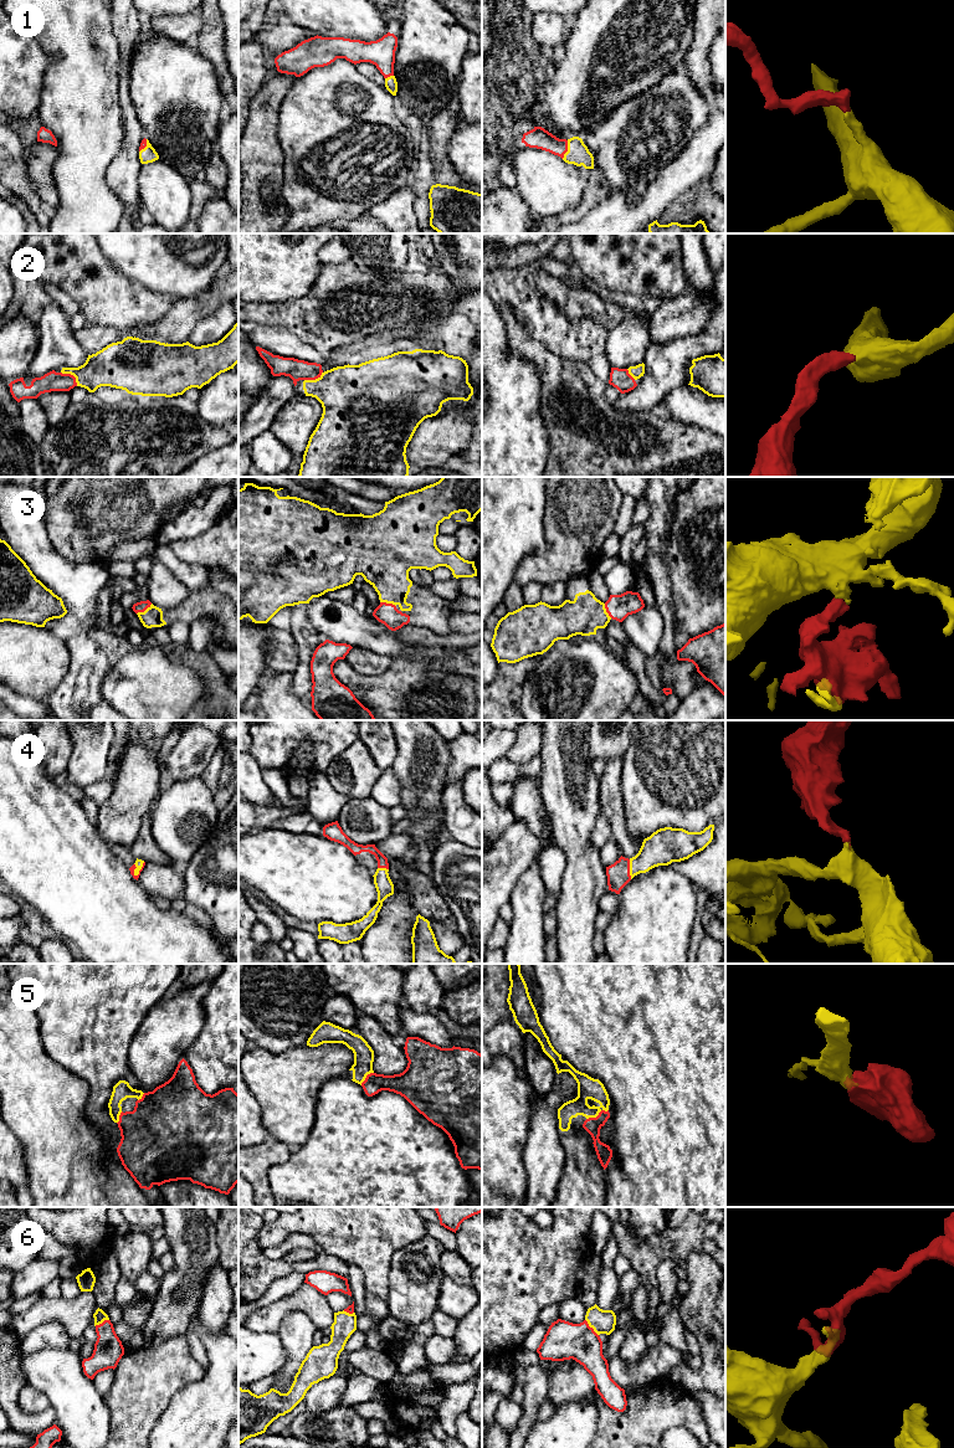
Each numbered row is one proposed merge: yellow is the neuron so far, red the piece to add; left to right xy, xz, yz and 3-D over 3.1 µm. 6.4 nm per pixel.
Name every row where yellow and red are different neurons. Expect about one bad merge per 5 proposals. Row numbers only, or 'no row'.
no row

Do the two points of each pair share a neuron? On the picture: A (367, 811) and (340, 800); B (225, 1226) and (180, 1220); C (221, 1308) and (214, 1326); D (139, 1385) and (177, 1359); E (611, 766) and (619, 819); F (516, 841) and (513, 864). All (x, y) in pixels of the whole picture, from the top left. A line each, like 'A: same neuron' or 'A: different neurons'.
A: different neurons
B: different neurons
C: same neuron
D: same neuron
E: same neuron
F: same neuron

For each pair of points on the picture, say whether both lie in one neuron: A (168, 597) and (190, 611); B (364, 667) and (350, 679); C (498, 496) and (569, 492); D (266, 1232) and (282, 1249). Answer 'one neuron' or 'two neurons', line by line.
A: two neurons
B: two neurons
C: two neurons
D: two neurons

